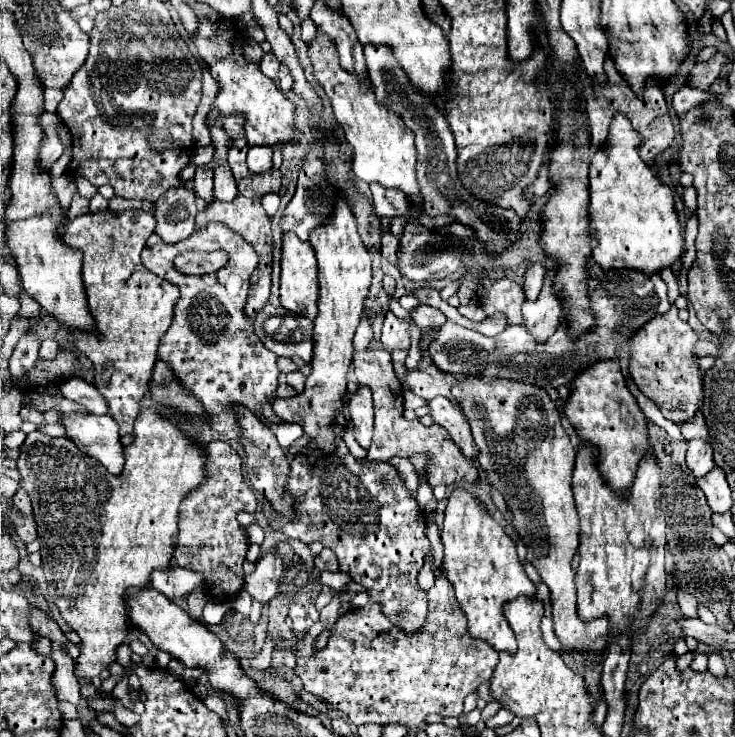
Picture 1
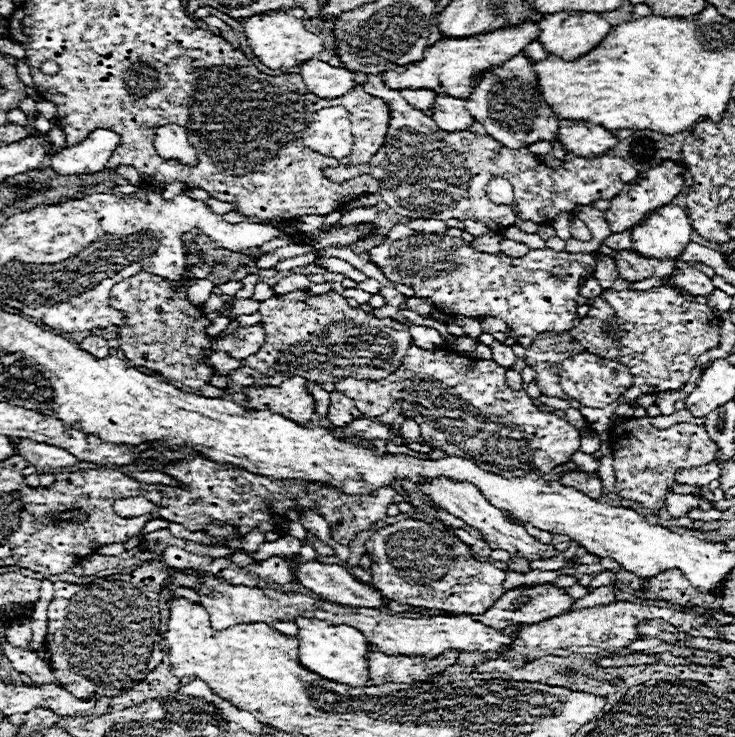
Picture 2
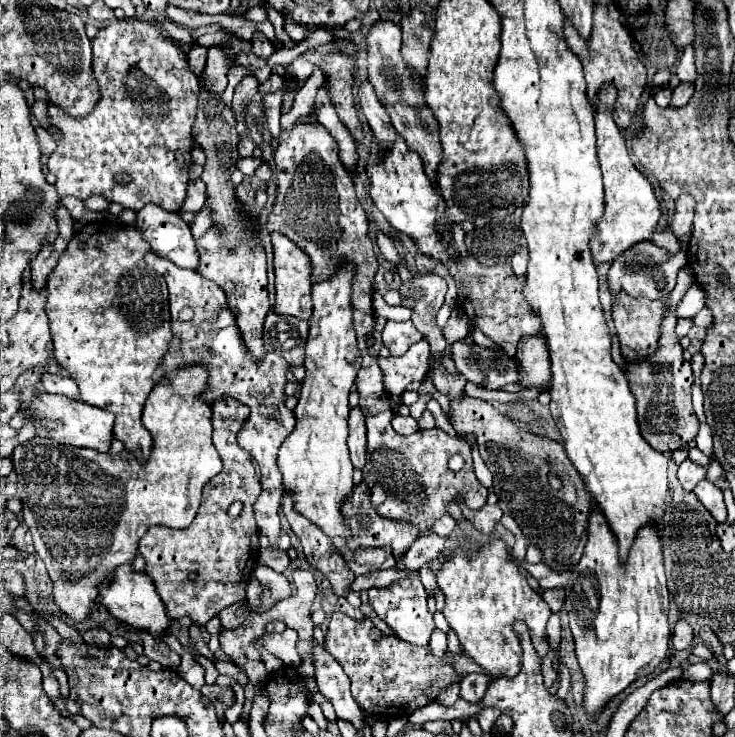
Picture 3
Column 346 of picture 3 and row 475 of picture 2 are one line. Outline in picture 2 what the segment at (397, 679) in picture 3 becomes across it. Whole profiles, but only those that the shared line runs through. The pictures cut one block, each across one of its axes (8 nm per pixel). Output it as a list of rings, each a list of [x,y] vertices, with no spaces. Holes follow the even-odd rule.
[[[650,416],[624,418],[608,430],[610,448],[614,456],[616,488],[618,496],[626,500],[636,500],[650,510],[666,508],[666,494],[676,482],[676,472],[682,468],[694,468],[710,464],[718,458],[718,446],[708,436],[706,426],[678,422],[666,430],[658,430],[650,424]]]

